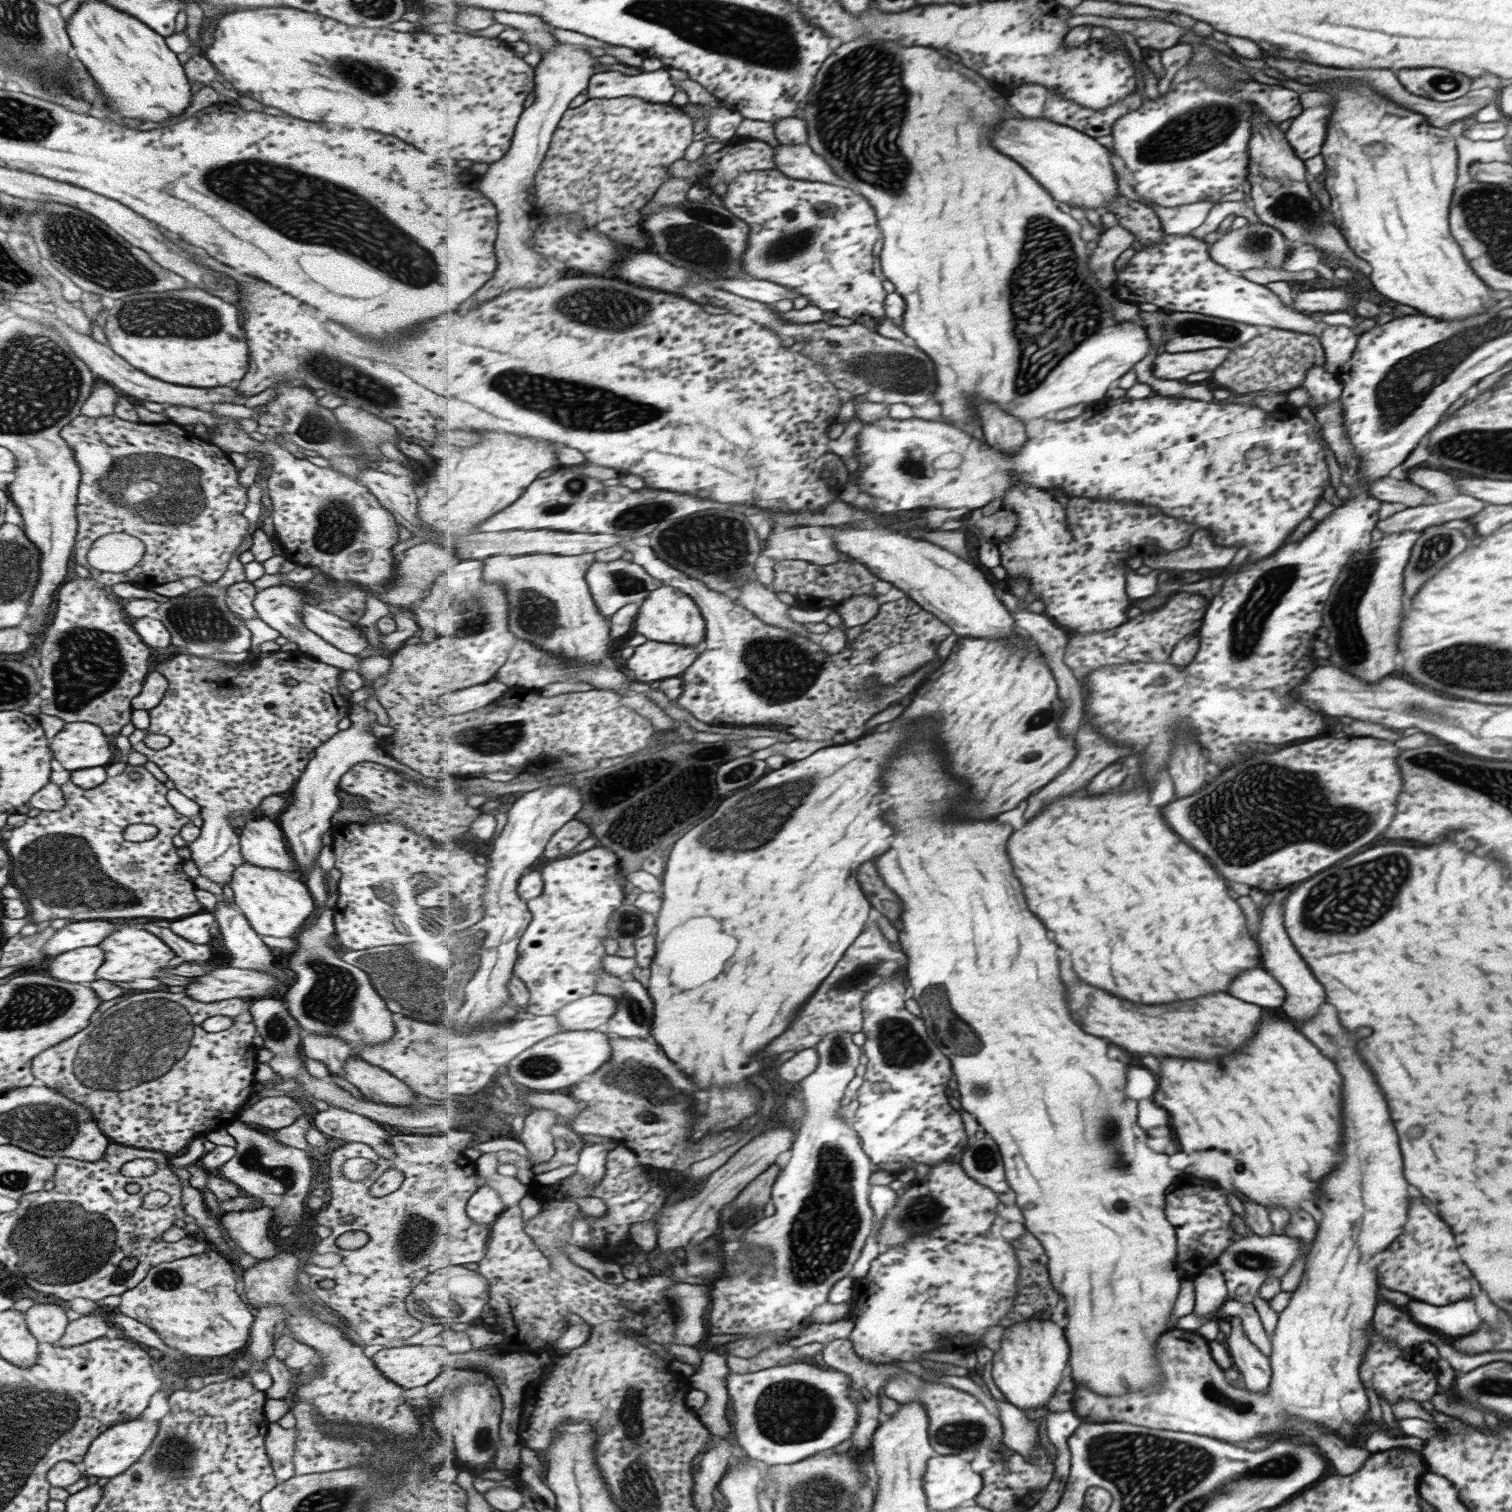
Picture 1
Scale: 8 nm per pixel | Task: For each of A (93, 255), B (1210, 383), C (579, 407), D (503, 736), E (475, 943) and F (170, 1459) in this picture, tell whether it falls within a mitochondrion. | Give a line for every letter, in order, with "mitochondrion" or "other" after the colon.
A: mitochondrion
B: other
C: mitochondrion
D: mitochondrion
E: mitochondrion
F: mitochondrion

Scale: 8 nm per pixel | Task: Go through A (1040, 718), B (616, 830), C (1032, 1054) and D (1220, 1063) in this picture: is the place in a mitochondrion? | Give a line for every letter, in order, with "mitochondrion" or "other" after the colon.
A: mitochondrion
B: other
C: other
D: other

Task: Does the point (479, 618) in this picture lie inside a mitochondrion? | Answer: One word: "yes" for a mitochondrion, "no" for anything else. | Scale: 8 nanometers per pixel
yes

